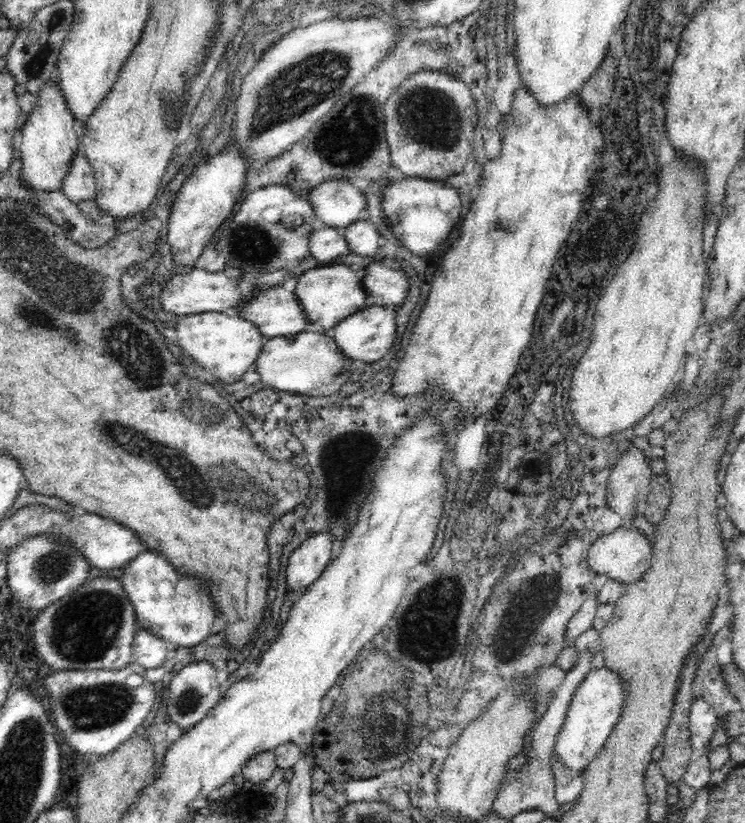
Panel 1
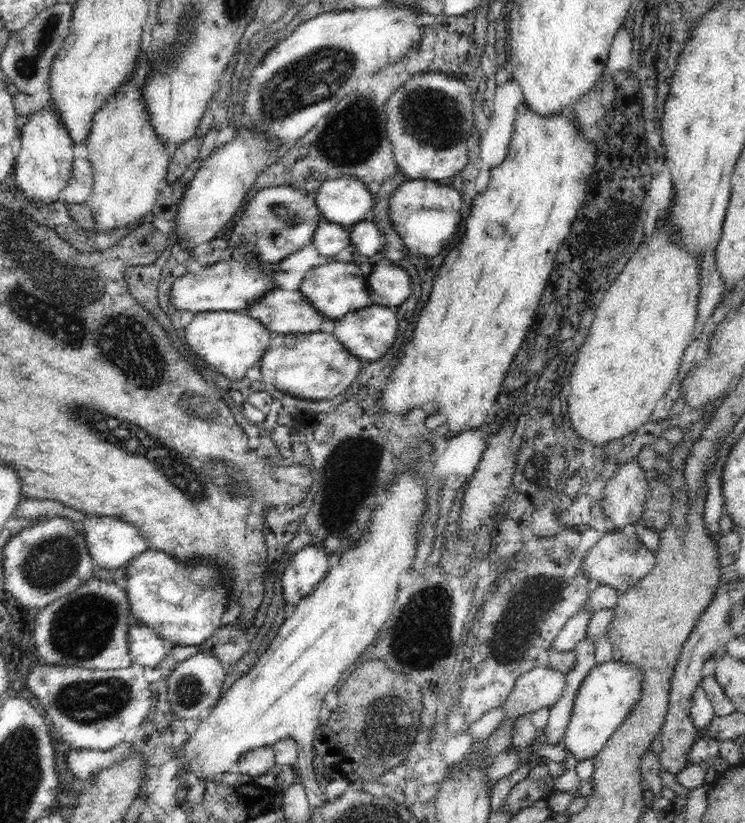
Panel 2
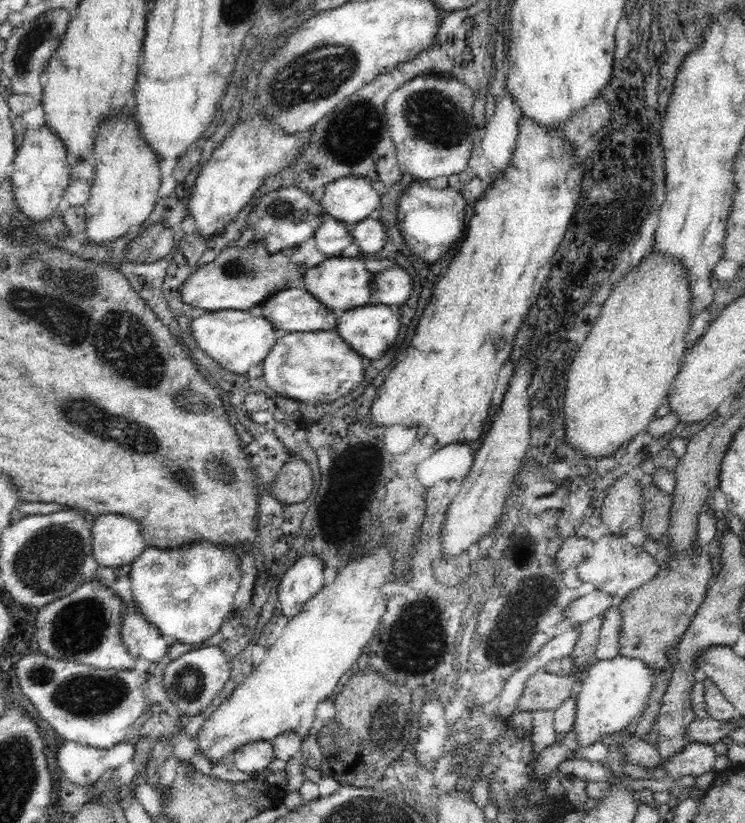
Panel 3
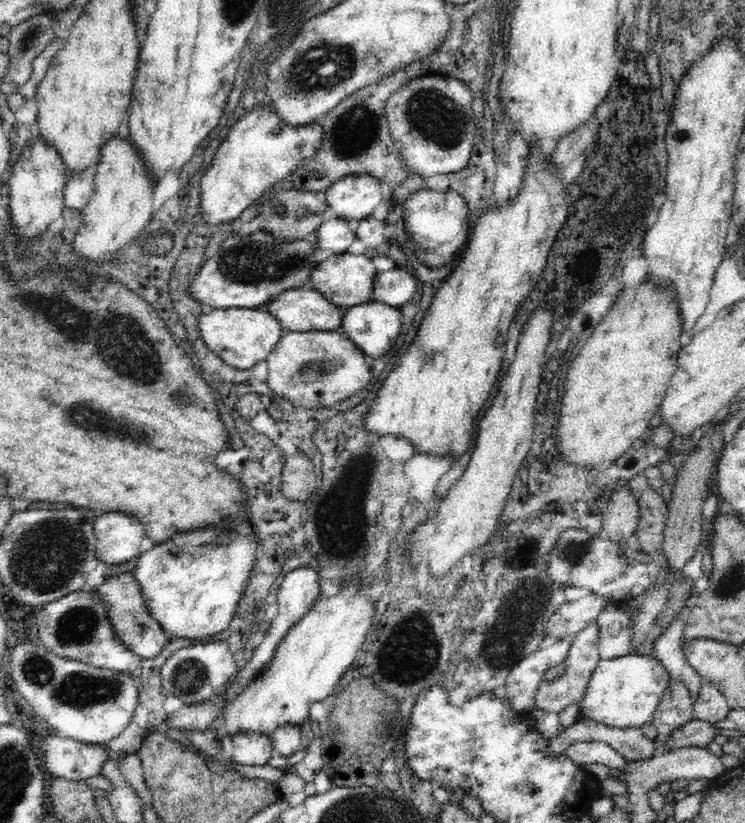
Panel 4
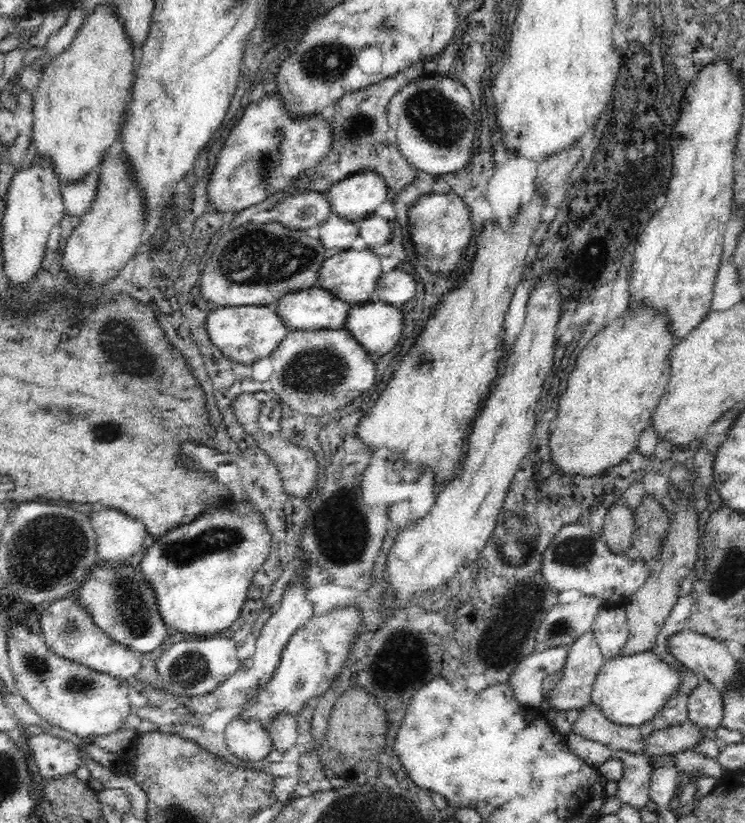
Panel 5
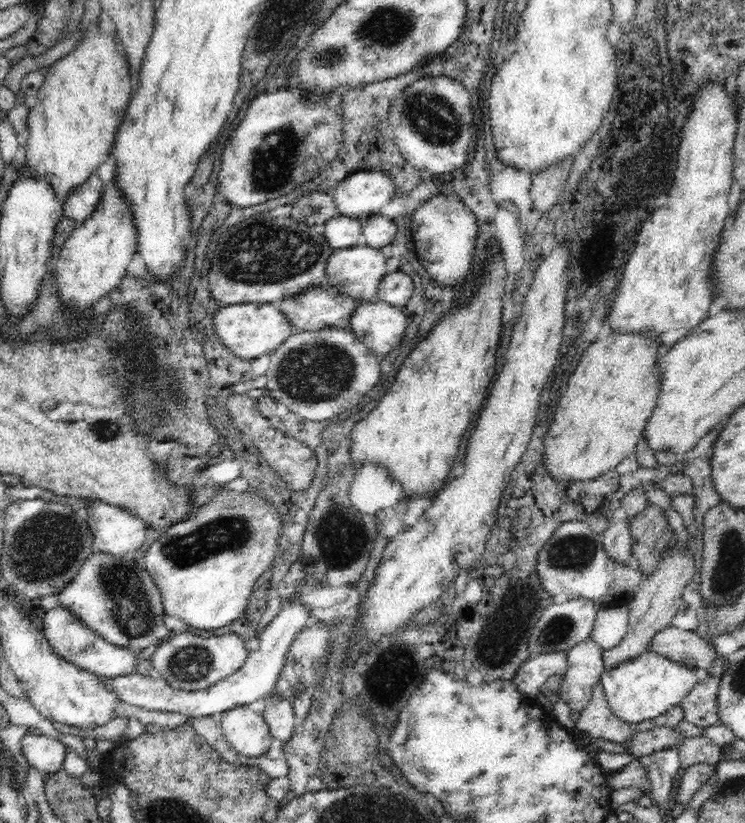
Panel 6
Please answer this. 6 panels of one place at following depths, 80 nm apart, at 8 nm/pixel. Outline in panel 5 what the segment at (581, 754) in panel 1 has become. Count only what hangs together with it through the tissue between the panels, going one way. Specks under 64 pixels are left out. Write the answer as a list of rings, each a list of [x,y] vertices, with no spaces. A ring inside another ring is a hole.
[[[651,651],[606,660],[594,683],[590,704],[602,709],[610,721],[637,727],[648,720],[652,721],[681,692],[683,686],[682,673],[674,666],[666,665],[662,658],[656,657]]]

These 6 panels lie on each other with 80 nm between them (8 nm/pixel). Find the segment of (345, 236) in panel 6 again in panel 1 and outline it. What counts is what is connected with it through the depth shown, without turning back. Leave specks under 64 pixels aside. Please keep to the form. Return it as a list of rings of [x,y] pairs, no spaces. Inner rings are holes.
[[[318,225],[310,234],[309,251],[320,264],[329,264],[342,254],[348,254],[349,248],[338,227]]]

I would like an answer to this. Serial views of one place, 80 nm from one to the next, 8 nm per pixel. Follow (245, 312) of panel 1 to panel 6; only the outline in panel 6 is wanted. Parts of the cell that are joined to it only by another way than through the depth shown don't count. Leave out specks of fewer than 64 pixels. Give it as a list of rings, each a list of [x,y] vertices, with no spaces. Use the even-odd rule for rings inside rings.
[[[327,282],[321,285],[312,286],[303,294],[288,296],[279,301],[278,308],[294,330],[298,331],[317,331],[322,329],[341,328],[350,329],[350,318],[356,306],[360,304],[356,299],[349,297],[348,294],[341,294],[336,286],[331,286]]]

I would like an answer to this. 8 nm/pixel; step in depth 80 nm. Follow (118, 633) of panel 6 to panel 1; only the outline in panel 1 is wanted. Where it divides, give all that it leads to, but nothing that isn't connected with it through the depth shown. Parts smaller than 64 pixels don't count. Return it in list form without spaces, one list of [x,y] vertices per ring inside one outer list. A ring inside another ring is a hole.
[[[139,628],[132,642],[132,663],[140,664],[146,670],[156,669],[167,660],[167,646],[162,638]]]

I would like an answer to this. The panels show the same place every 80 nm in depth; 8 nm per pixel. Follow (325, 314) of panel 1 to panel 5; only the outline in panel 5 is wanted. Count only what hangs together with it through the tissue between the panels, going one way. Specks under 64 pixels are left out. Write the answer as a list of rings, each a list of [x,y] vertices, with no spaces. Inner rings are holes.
[[[350,248],[347,251],[335,252],[322,263],[318,270],[318,282],[314,286],[324,288],[354,306],[374,299],[380,276],[382,276],[380,257],[374,254],[372,249],[358,251]]]

